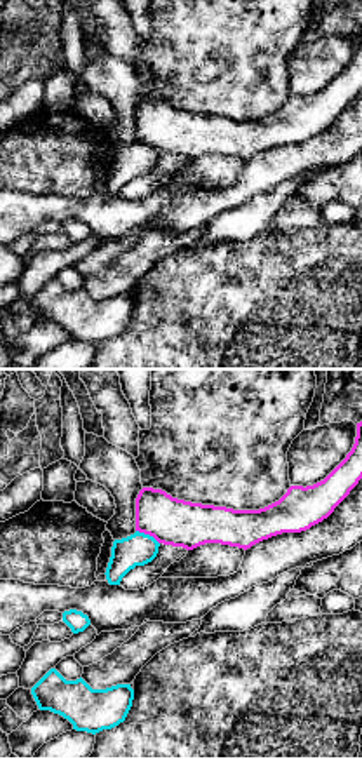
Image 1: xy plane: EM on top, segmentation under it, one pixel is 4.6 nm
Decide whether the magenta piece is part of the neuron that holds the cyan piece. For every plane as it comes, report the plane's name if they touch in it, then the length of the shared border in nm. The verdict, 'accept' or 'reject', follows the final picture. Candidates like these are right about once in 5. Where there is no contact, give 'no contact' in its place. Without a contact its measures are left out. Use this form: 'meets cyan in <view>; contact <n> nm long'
meets cyan in xy; contact 130 nm long

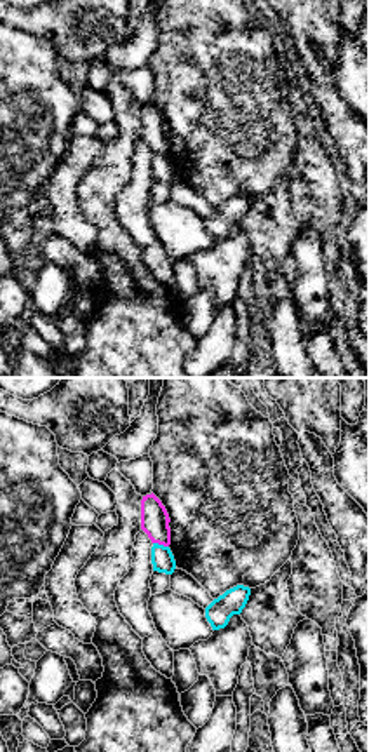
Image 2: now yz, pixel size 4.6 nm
meets cyan in yz; contact 80 nm long

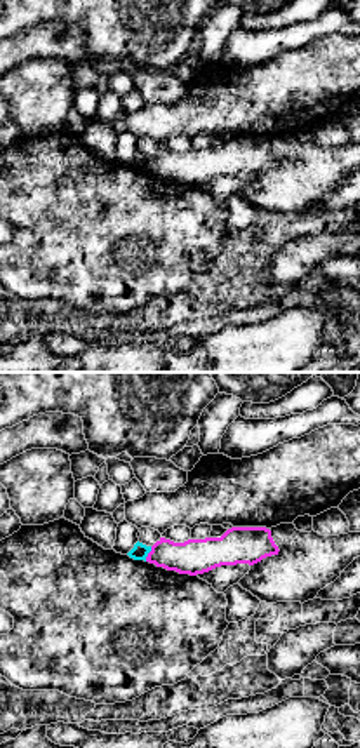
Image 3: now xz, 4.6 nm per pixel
meets cyan in xz; contact 80 nm long

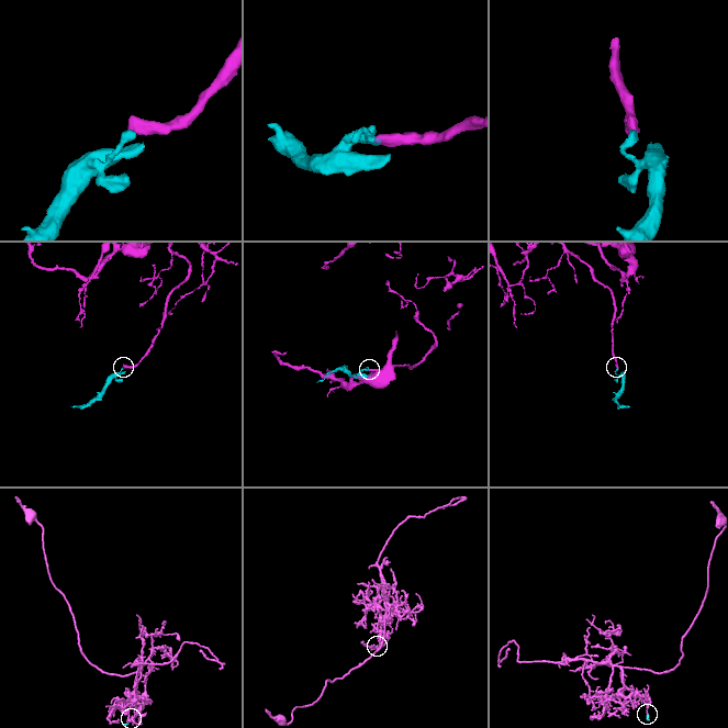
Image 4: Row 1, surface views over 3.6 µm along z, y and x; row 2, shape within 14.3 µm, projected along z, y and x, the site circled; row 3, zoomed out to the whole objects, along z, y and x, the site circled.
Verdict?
reject

